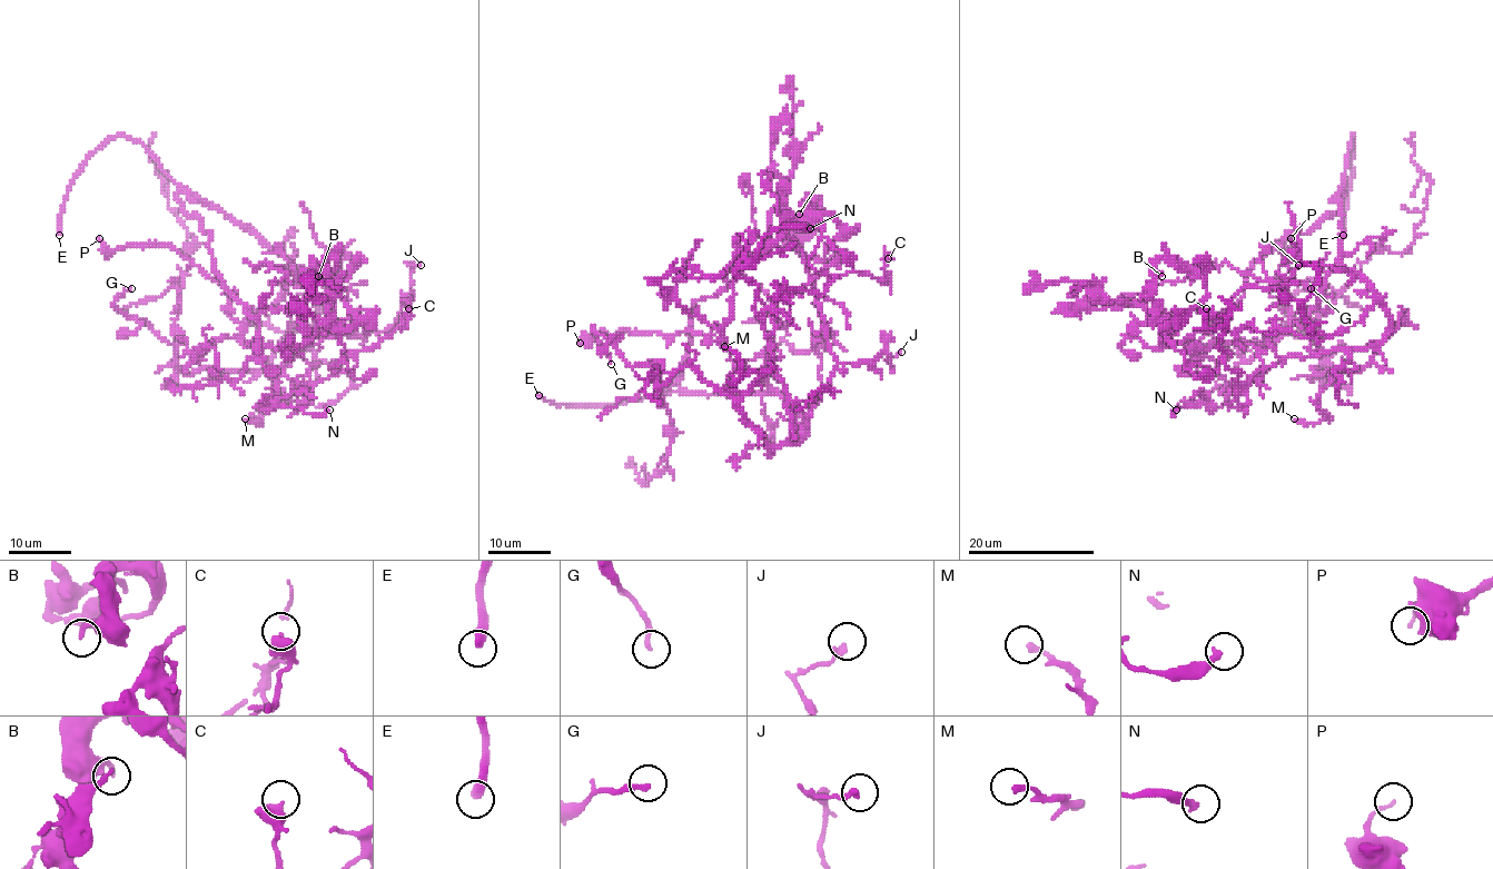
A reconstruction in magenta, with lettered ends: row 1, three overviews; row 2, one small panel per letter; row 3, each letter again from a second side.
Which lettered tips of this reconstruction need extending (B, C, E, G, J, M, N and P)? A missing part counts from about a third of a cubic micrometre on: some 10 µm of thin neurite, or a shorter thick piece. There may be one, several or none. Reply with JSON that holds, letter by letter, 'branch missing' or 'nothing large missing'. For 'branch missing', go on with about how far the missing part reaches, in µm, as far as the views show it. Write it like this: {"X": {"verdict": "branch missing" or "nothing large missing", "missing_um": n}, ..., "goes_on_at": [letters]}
{"B": {"verdict": "nothing large missing"}, "C": {"verdict": "nothing large missing"}, "E": {"verdict": "branch missing", "missing_um": 50}, "G": {"verdict": "nothing large missing"}, "J": {"verdict": "nothing large missing"}, "M": {"verdict": "nothing large missing"}, "N": {"verdict": "nothing large missing"}, "P": {"verdict": "nothing large missing"}, "goes_on_at": ["E"]}

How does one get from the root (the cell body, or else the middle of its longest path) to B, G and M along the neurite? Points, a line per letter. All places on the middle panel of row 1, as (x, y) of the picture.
B: (792, 430), (762, 314), (826, 289), (820, 216), (841, 233), (810, 257), (799, 214)
G: (792, 430), (785, 443), (770, 444), (691, 365), (660, 386), (649, 365), (632, 367), (594, 331), (611, 364)
M: (792, 430), (785, 443), (770, 444), (747, 421), (739, 398), (762, 373), (743, 376), (740, 359), (724, 346)

